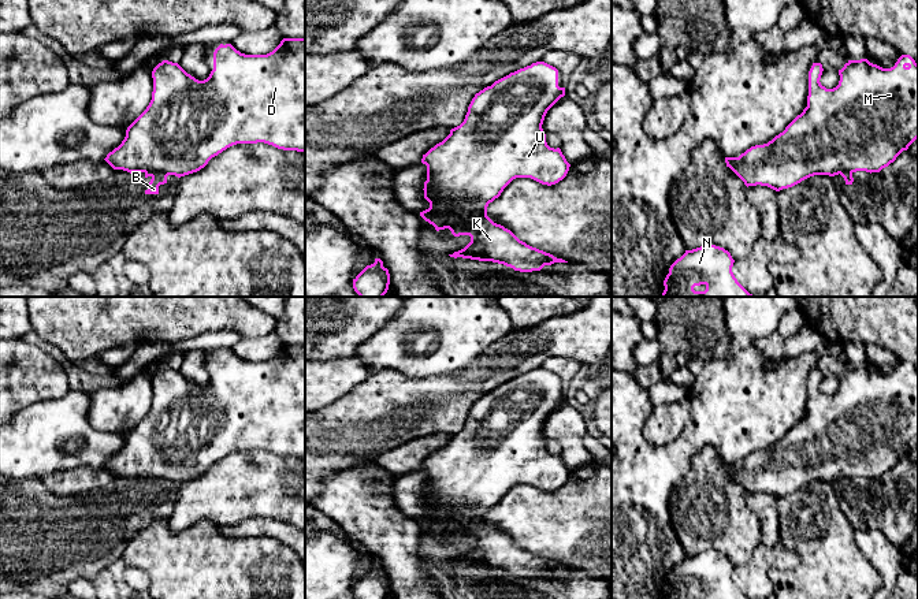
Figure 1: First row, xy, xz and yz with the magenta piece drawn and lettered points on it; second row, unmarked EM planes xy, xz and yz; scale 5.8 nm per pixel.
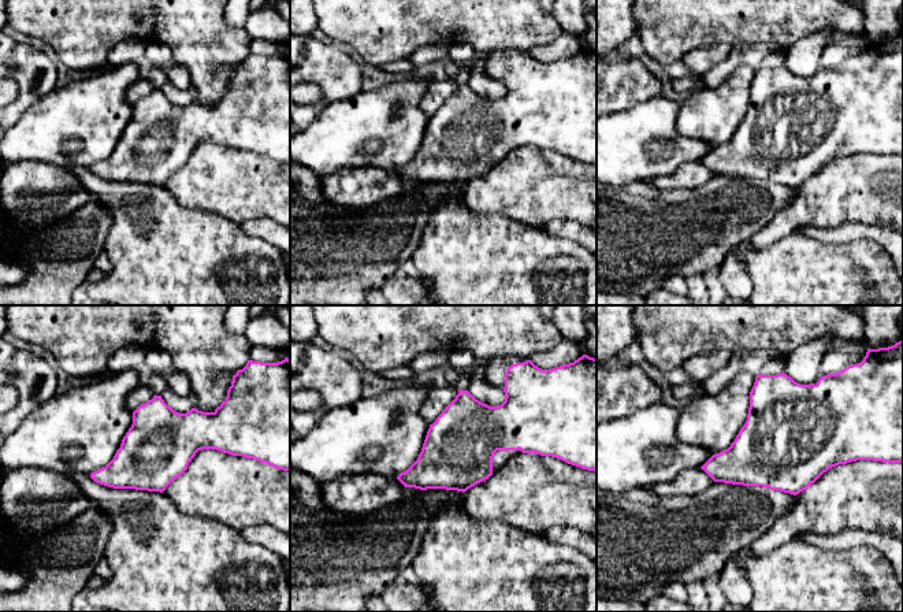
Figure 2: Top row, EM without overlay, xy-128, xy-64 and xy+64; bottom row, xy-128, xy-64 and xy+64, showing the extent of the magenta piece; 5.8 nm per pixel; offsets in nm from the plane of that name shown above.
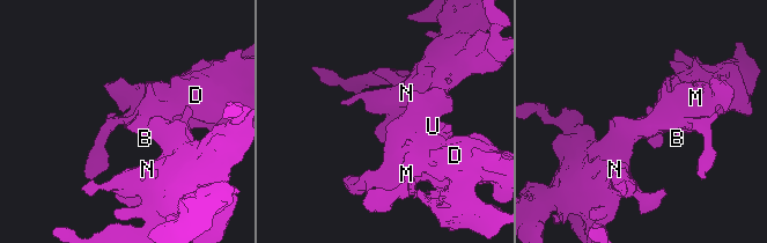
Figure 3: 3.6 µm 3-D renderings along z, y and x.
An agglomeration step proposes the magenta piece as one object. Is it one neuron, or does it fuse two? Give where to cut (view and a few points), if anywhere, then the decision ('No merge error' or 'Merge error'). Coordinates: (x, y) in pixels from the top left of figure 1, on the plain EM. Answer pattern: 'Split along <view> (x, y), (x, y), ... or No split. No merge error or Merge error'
Split along xy (145, 477), (163, 477), (167, 482). Merge error

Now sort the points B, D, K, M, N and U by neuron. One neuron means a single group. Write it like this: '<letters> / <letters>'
B / D K M N U

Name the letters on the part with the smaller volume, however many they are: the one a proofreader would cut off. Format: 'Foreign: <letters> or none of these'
Foreign: B

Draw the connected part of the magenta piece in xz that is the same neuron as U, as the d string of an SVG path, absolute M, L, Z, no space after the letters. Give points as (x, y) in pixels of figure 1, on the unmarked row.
M536 368L495 387L472 405L464 428L425 461L424 505L430 514L420 522L436 537L449 535L454 543L469 542L471 548L449 561L479 568L503 570L520 578L540 577L545 572L568 569L520 547L510 536L487 522L487 513L516 484L531 484L542 491L562 487L571 470L561 455L550 454L542 435L547 417L565 402L558 392L558 376Z

